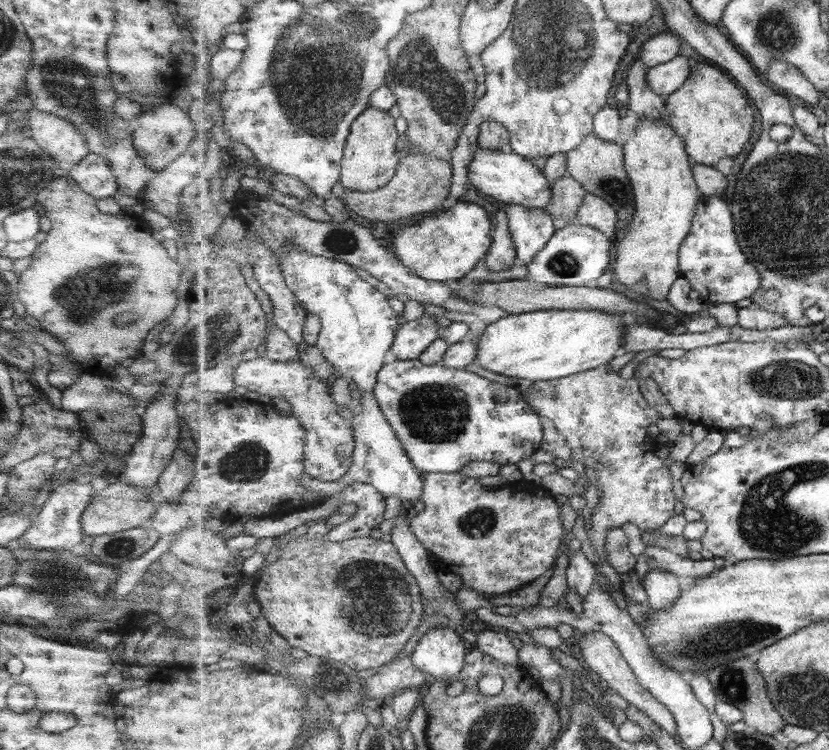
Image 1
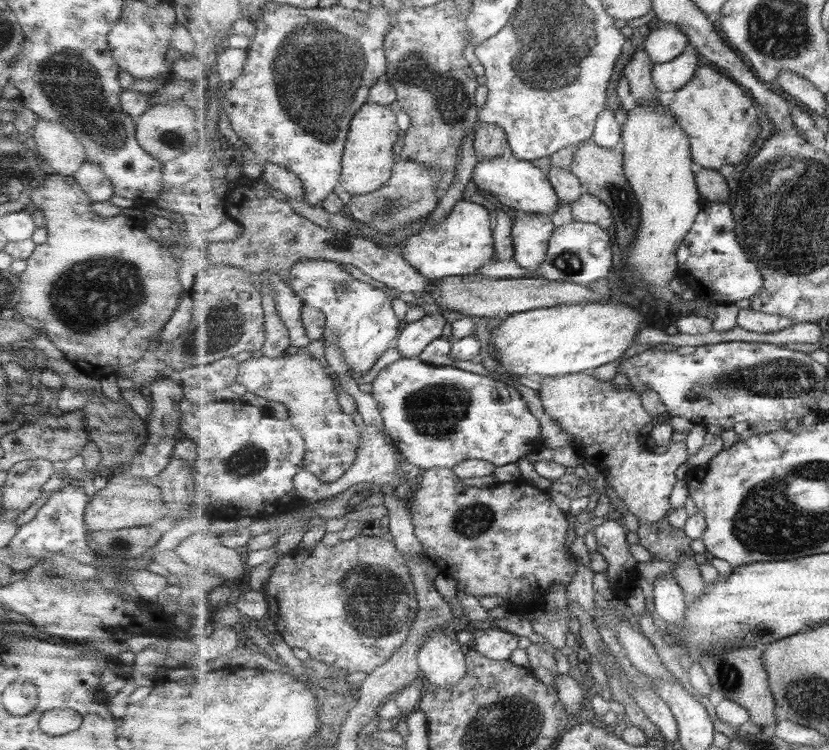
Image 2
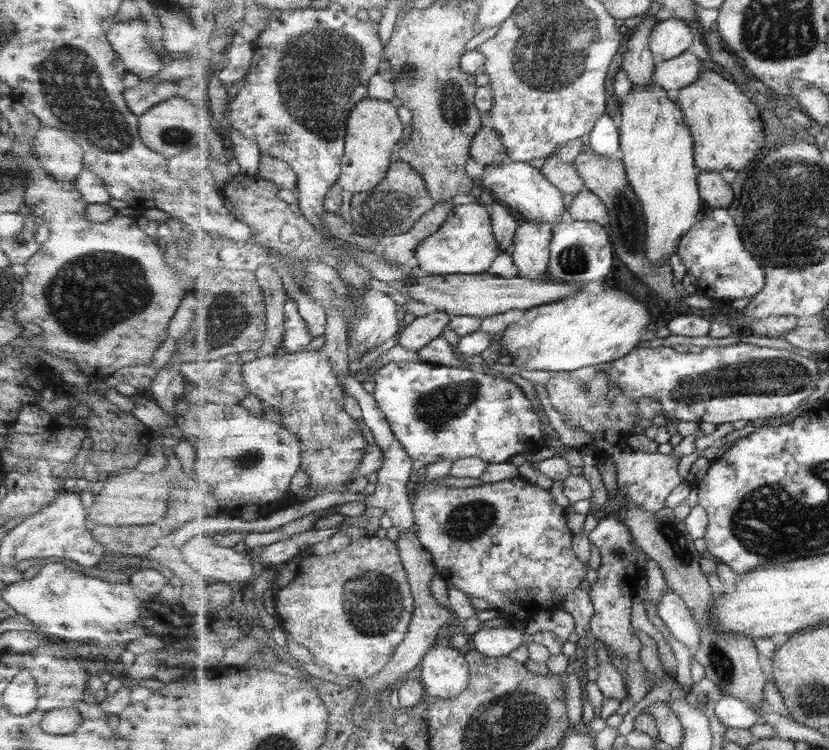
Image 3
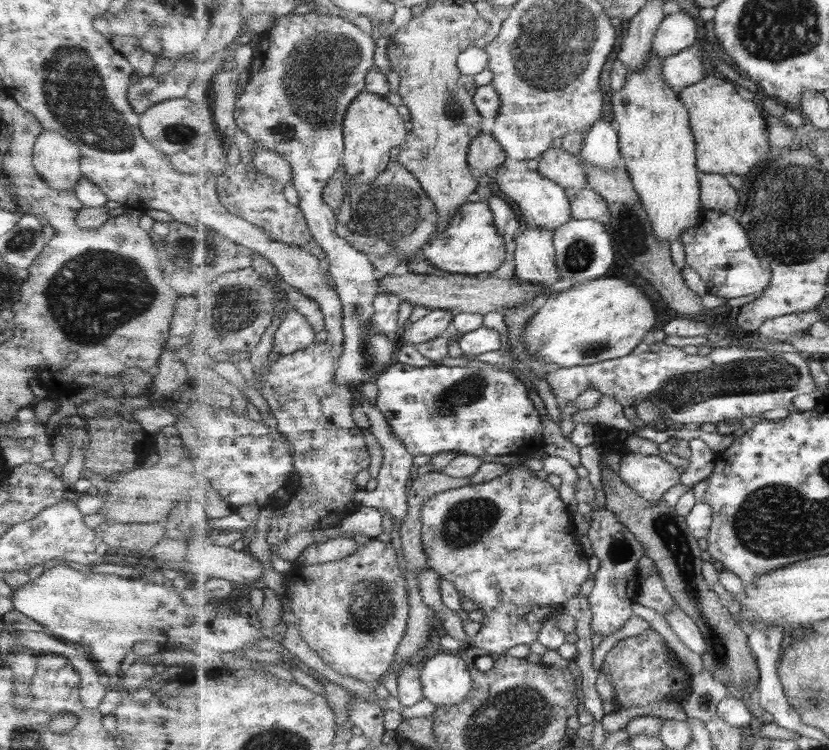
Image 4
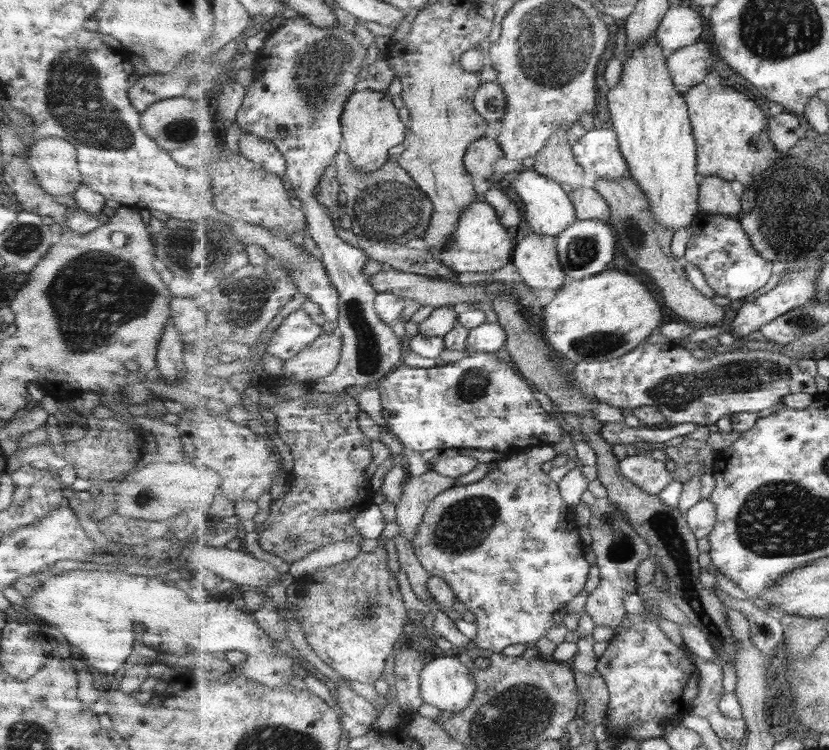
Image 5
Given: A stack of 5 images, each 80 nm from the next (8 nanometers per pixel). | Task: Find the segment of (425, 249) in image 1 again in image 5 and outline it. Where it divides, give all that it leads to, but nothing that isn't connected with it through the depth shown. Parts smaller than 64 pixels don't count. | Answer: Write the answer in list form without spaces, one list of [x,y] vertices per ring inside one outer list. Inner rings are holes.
[[[482,198],[468,206],[462,214],[452,240],[442,252],[439,260],[449,265],[456,273],[459,272],[495,272],[501,270],[512,260],[512,253],[516,246],[515,234],[509,230],[500,219],[500,214],[492,204]]]

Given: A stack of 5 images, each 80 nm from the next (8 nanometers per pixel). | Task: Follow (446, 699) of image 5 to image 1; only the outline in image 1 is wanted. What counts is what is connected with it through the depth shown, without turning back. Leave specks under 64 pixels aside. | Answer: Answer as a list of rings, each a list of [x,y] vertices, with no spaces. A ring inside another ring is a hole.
[[[447,626],[431,629],[421,636],[411,658],[431,681],[439,681],[456,679],[464,670],[467,655],[463,637]]]

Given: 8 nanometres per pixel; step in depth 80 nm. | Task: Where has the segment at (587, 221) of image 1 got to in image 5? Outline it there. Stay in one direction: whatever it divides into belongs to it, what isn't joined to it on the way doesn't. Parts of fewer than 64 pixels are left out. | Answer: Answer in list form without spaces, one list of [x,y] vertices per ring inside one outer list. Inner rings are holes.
[[[579,187],[569,194],[572,197],[576,215],[579,220],[600,220],[609,223],[612,218],[612,208],[608,200],[594,188]]]

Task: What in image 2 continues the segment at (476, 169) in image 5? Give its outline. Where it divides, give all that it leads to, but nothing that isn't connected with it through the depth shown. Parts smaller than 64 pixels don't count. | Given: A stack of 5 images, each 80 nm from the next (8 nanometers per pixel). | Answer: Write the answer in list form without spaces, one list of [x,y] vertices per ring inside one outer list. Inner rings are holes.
[[[480,124],[475,131],[475,151],[478,160],[503,156],[505,150],[510,148],[505,129],[496,124]]]

